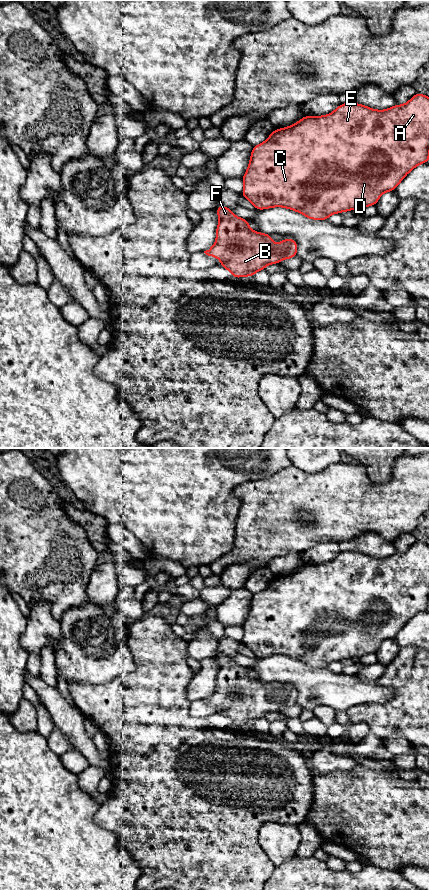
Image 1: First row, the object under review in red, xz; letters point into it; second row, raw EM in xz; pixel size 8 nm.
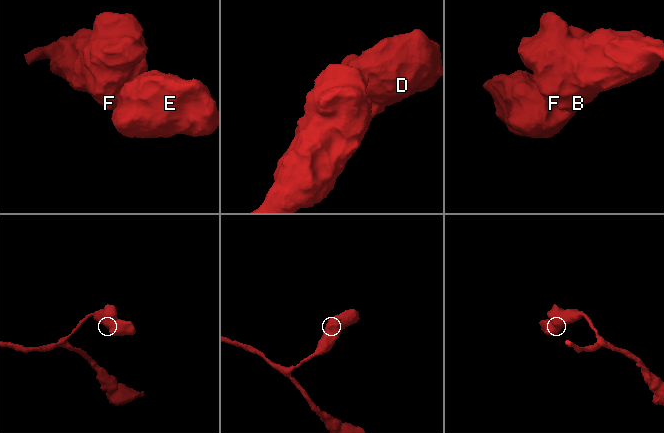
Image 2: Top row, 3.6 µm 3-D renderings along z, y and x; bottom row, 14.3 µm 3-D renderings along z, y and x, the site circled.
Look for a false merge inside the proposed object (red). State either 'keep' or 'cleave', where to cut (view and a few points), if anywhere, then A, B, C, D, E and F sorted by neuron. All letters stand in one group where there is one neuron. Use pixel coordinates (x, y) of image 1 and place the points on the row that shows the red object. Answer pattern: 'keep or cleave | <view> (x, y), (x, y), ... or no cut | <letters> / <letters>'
keep | no cut | A B C D E F

